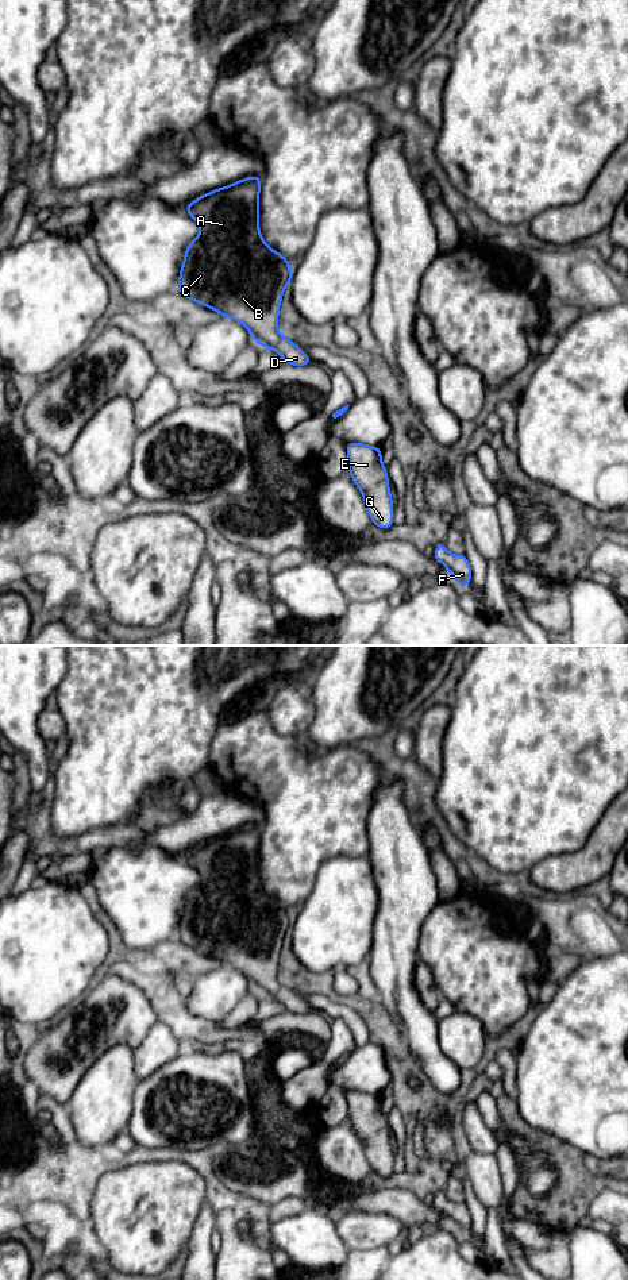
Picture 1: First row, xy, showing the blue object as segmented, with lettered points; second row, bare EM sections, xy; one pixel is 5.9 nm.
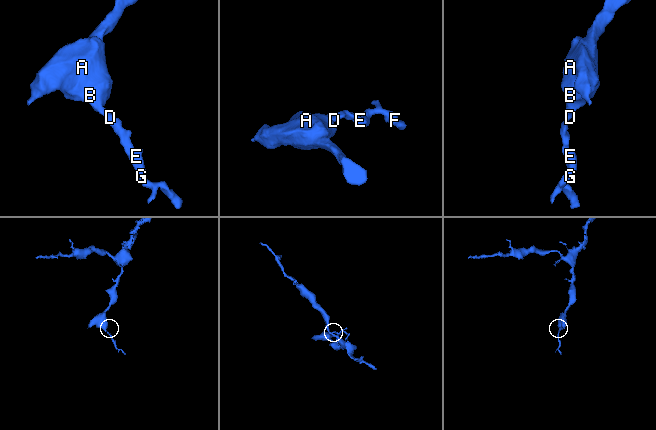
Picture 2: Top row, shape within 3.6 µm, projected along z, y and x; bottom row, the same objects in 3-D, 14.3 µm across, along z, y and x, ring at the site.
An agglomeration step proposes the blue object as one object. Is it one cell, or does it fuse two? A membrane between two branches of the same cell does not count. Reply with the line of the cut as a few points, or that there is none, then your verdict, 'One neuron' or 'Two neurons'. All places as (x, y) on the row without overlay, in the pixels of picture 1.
No split. One neuron

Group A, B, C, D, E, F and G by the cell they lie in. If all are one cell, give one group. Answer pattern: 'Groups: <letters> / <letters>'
Groups: A B C D E F G

